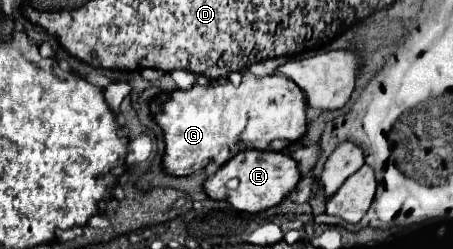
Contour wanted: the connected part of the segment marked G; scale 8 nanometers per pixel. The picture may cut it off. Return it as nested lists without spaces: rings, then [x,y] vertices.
[[[242,72],[240,84],[192,86],[190,90],[168,92],[154,120],[162,128],[166,152],[162,168],[170,176],[188,176],[206,168],[210,162],[222,166],[244,148],[256,150],[286,150],[306,132],[304,94],[296,84],[282,84],[282,78],[272,74],[256,78]]]

